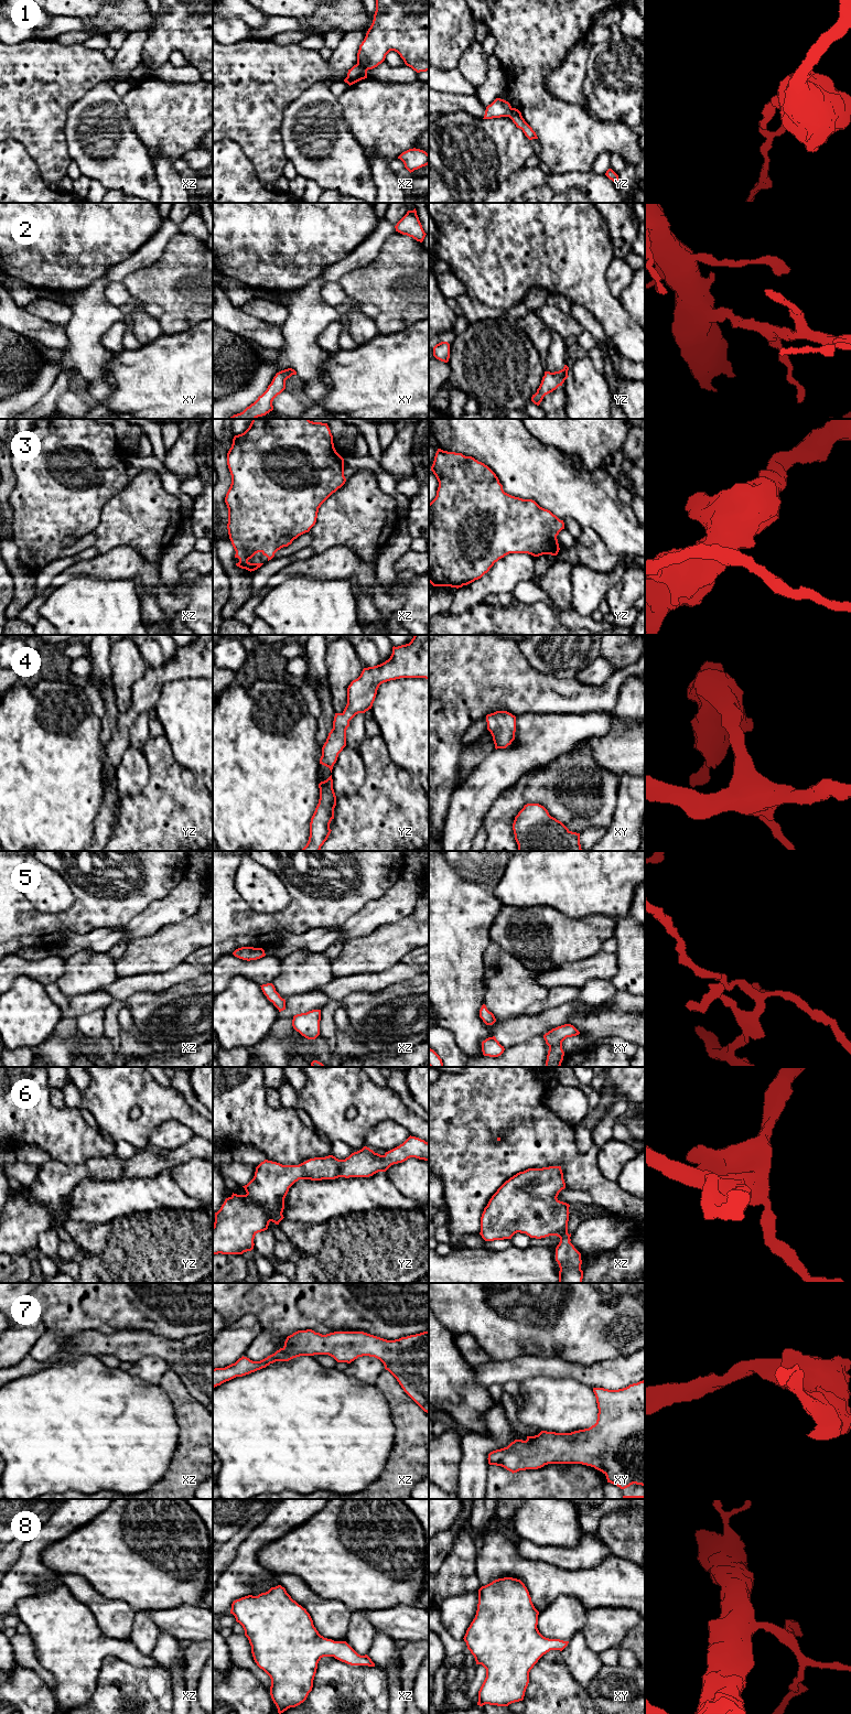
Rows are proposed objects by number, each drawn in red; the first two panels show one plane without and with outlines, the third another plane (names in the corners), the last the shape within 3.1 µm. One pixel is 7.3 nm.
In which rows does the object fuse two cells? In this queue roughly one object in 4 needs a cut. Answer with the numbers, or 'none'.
1

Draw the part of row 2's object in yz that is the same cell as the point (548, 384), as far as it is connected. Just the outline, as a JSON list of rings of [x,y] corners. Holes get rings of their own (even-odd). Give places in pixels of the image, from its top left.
[[[564,365],[564,367],[559,371],[545,371],[541,384],[537,389],[537,392],[532,395],[531,401],[539,406],[546,395],[556,390],[559,386],[562,386],[564,380],[569,377],[568,370],[569,367]]]

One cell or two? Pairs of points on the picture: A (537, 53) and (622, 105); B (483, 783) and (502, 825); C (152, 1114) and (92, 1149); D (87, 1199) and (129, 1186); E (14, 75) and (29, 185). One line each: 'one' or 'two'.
A: two
B: two
C: two
D: one
E: two

